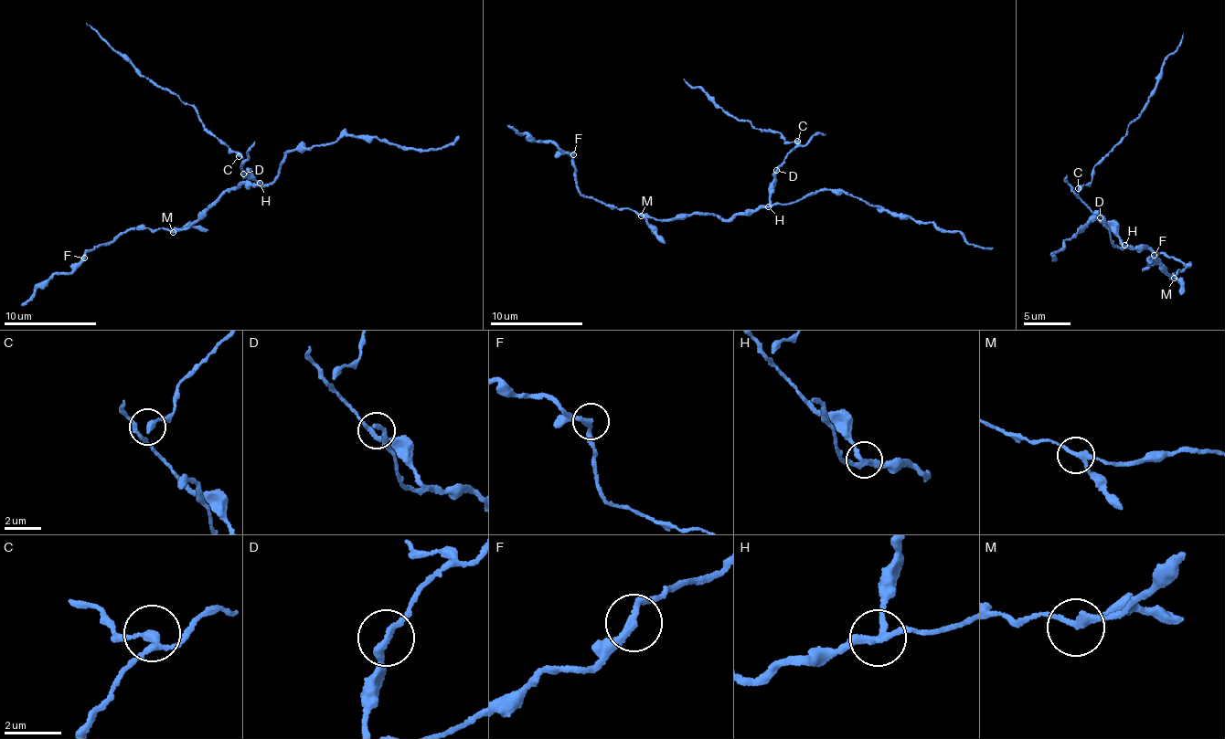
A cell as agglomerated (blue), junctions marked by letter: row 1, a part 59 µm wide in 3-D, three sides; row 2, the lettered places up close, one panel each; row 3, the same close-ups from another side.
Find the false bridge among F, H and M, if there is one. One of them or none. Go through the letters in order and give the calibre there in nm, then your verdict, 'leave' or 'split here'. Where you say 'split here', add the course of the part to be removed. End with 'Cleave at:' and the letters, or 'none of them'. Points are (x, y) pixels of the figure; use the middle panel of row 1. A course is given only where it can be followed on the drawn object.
F: 240 nm thick; leave
H: 220 nm thick; split here; foreign part runs (767, 206), (778, 167), (798, 144), (783, 142), (779, 132), (727, 114), (698, 86), (689, 87), (685, 78)
M: 220 nm thick; leave
Cleave at: H

